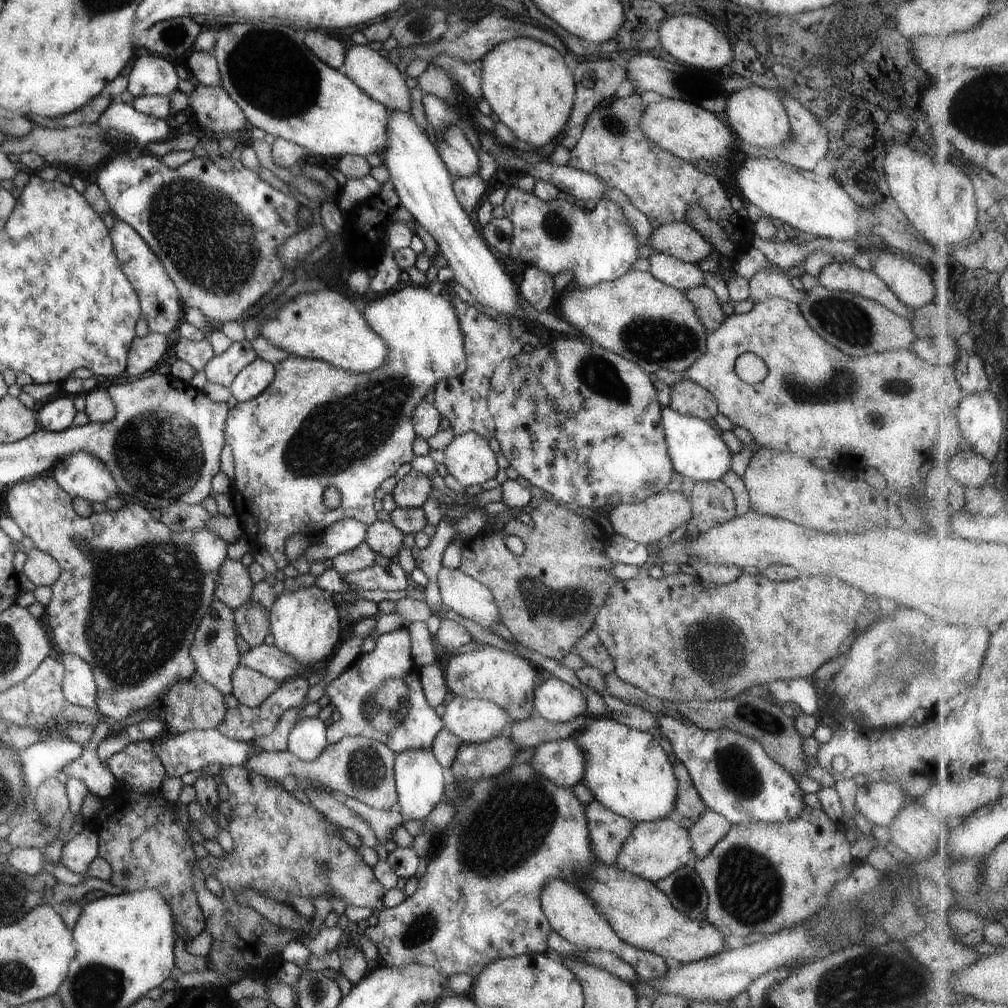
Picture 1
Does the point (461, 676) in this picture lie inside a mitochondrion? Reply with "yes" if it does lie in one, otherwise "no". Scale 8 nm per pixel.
yes

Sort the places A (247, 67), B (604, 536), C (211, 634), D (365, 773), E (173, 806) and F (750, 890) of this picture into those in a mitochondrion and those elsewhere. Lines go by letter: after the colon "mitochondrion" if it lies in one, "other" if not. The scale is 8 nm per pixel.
A: mitochondrion
B: other
C: mitochondrion
D: mitochondrion
E: other
F: mitochondrion

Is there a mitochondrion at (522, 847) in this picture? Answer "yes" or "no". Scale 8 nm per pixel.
yes

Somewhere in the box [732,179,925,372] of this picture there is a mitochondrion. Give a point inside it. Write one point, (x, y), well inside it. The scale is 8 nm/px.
(842, 318)

